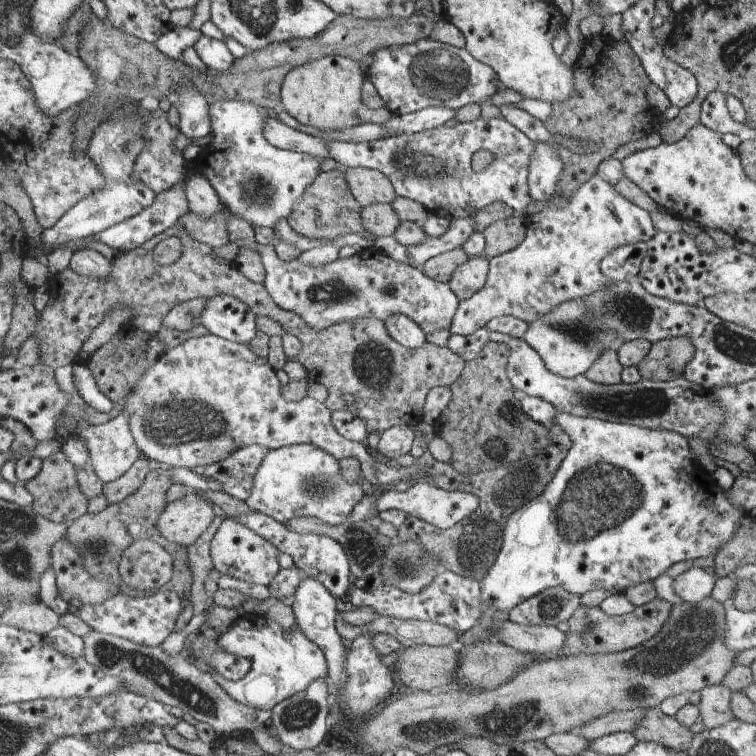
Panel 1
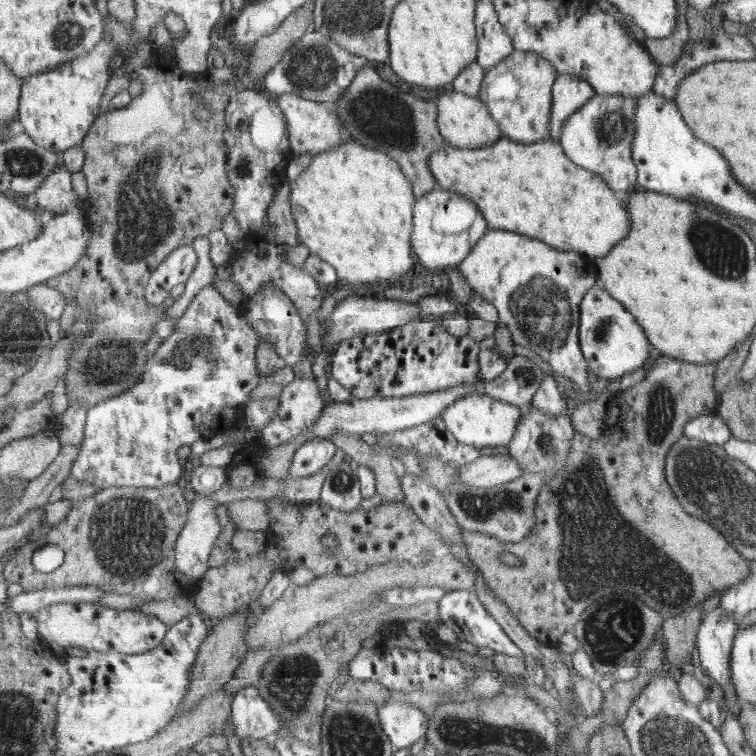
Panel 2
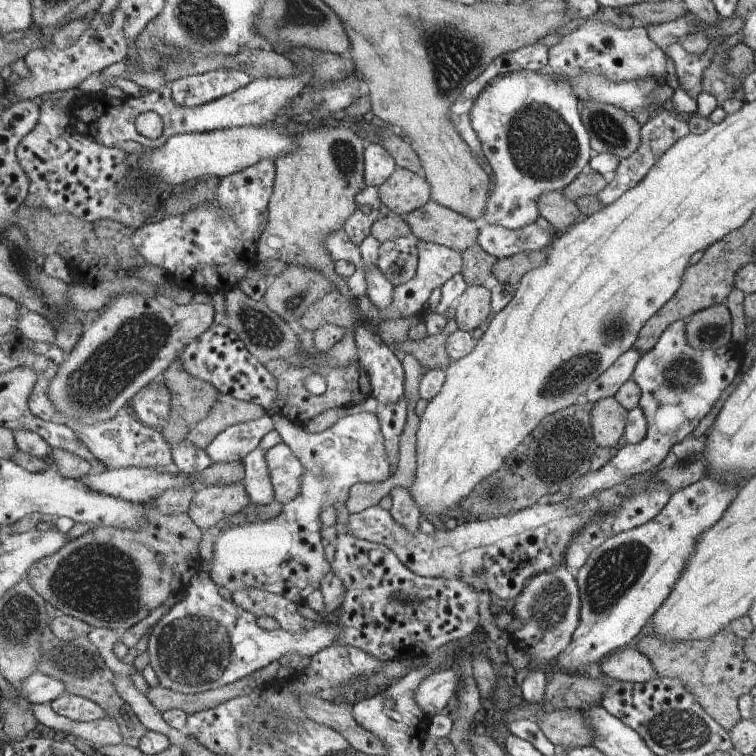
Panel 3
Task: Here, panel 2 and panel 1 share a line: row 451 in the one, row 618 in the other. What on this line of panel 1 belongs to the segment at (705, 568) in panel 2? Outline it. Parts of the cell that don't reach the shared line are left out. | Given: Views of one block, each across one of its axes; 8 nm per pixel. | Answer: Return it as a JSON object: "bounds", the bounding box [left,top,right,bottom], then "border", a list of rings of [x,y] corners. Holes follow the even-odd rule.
{"bounds":[553,596,672,657],"border":[[[657,596],[628,615],[615,616],[615,618],[607,614],[600,606],[581,605],[568,622],[569,630],[566,632],[565,646],[553,657],[577,656],[578,654],[606,655],[635,648],[659,632],[671,609],[672,605],[669,601]]]}

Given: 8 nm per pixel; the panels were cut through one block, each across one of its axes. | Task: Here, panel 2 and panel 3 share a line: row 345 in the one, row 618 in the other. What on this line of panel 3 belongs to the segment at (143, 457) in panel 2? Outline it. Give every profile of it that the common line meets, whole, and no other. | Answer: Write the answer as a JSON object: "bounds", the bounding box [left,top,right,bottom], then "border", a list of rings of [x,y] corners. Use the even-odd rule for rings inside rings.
{"bounds":[147,571,339,695],"border":[[[201,571],[188,584],[185,597],[169,608],[169,612],[152,626],[151,634],[147,638],[149,664],[163,688],[188,695],[207,692],[248,677],[271,662],[281,660],[283,656],[298,654],[312,658],[321,650],[331,648],[339,642],[339,625],[335,622],[322,622],[301,634],[293,634],[280,628],[274,631],[265,630],[259,626],[256,614],[243,610],[233,600],[225,600],[217,588],[218,584],[211,575]]]}

